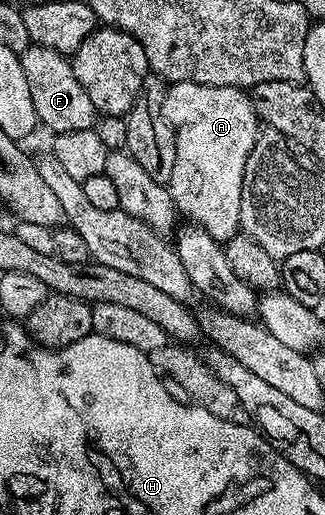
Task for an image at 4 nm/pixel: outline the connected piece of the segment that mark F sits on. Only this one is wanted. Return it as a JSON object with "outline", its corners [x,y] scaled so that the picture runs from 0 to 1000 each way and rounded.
{"outline":[[[95,85],[62,111],[74,155],[86,155],[86,186],[98,186],[105,216],[132,247],[142,243],[166,260],[289,249],[295,235],[289,204],[283,194],[271,194],[271,179],[246,171],[246,155],[234,155],[234,140],[206,107],[160,93]]]}

